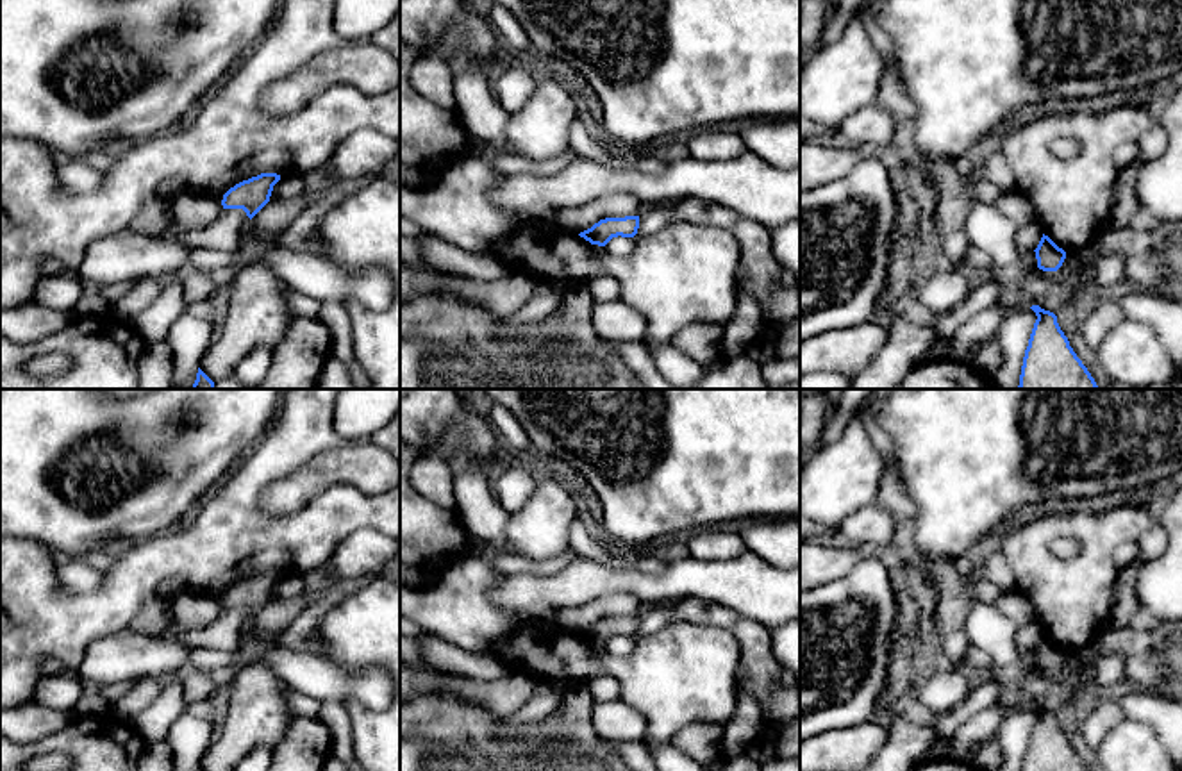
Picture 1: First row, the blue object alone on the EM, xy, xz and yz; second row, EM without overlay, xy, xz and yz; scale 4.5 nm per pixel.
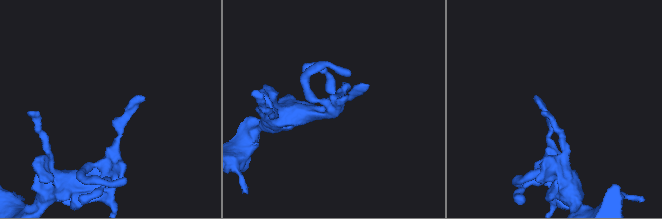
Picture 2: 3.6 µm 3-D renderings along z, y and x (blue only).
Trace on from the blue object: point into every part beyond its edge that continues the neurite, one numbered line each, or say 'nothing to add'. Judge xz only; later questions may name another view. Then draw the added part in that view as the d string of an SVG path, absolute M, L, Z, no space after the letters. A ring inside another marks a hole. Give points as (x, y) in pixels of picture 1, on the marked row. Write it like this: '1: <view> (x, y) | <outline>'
nothing to add

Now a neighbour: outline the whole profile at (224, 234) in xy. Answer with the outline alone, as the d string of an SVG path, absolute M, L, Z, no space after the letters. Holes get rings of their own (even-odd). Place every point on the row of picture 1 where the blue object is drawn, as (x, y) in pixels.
M223 209L211 225L186 230L184 243L191 250L211 248L218 252L237 252L248 221L250 218L243 209Z

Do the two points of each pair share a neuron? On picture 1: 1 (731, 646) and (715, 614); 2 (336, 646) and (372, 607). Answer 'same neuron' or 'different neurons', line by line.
1: different neurons
2: same neuron

